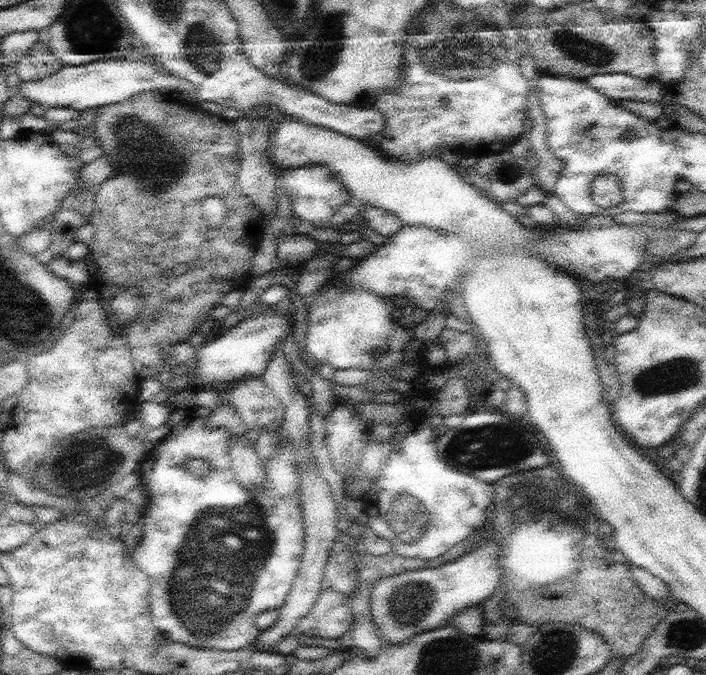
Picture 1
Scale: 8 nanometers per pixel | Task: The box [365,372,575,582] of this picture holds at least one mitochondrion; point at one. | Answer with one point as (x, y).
(468, 451)

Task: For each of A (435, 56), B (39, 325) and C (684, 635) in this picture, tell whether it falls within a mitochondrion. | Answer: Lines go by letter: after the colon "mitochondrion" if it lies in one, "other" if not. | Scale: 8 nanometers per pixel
A: mitochondrion
B: other
C: mitochondrion

